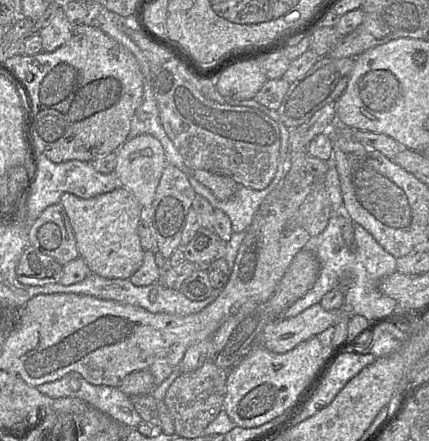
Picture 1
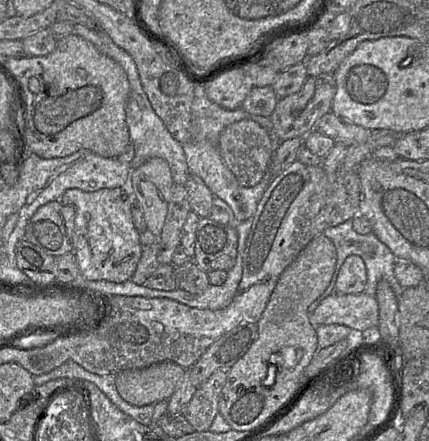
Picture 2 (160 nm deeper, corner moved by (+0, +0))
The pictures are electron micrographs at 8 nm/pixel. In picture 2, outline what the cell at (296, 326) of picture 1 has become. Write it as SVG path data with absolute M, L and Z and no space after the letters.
M332 293L323 299L309 322L315 328L321 325L345 325L353 331L364 331L378 326L379 306L376 295Z

